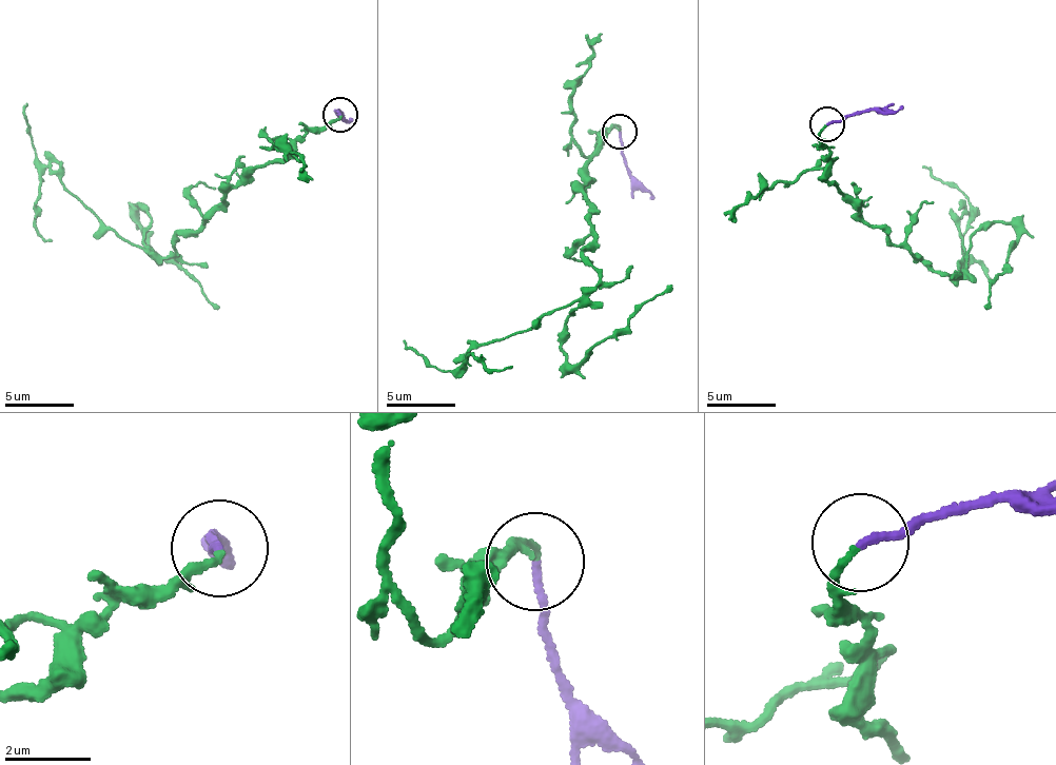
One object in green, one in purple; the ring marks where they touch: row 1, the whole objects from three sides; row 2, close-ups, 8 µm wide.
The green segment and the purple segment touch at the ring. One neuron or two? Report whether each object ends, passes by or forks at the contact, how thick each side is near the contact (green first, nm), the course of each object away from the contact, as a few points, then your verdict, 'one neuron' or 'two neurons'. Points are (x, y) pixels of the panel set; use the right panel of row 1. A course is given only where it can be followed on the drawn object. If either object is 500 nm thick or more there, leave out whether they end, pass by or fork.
green ends; purple ends; calibres 140 and 170 nm; course green (826, 125), (834, 180), (862, 218), (944, 274), (957, 278), (982, 229), (1010, 223), (1019, 239), (985, 307); course purple (826, 122), (856, 113), (903, 106); one neuron

